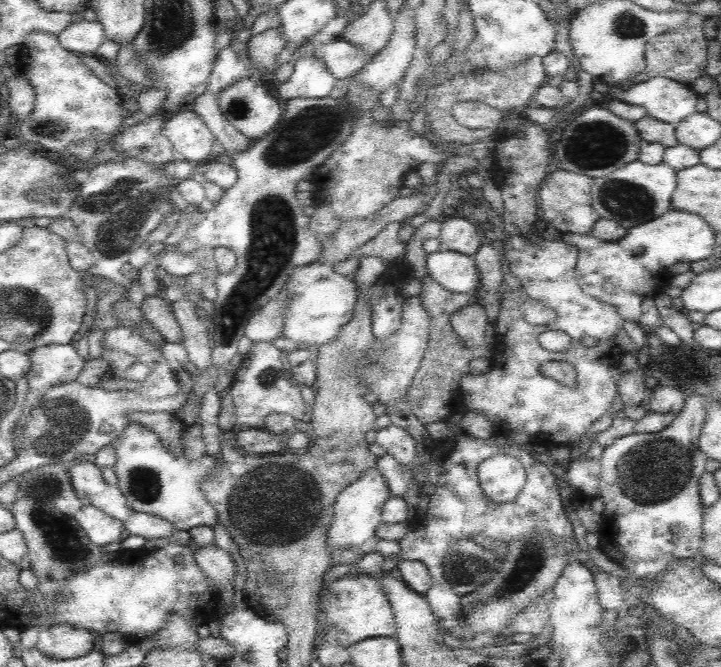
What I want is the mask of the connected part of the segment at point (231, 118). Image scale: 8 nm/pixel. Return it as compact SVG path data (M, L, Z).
M254 77L221 90L218 106L226 120L252 140L268 134L268 130L272 130L282 116L276 98L264 88L254 86Z

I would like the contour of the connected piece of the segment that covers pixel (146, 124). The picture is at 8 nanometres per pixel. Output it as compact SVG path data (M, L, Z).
M163 106L149 117L122 129L111 142L113 150L151 164L165 165L174 160L173 144L162 134L161 128L166 119L162 112L165 112Z

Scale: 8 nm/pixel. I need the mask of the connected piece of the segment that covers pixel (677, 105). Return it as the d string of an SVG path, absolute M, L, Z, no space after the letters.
M655 76L644 82L637 82L628 90L614 92L614 98L645 108L650 118L678 124L695 110L700 94L688 84L682 84L666 78Z

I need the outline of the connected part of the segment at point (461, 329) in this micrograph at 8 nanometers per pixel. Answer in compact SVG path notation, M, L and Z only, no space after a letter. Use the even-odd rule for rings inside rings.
M476 302L468 304L450 316L451 327L462 337L466 346L479 347L485 342L488 317L484 307Z

